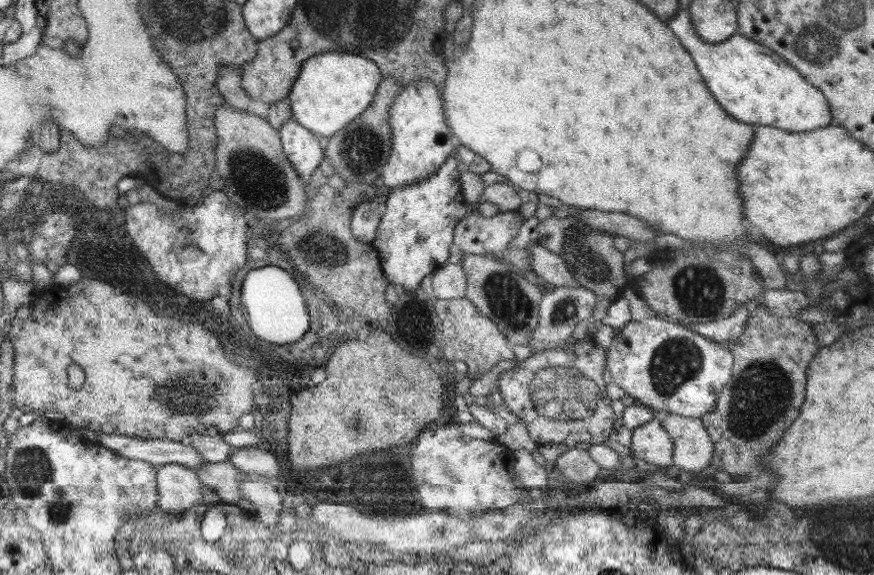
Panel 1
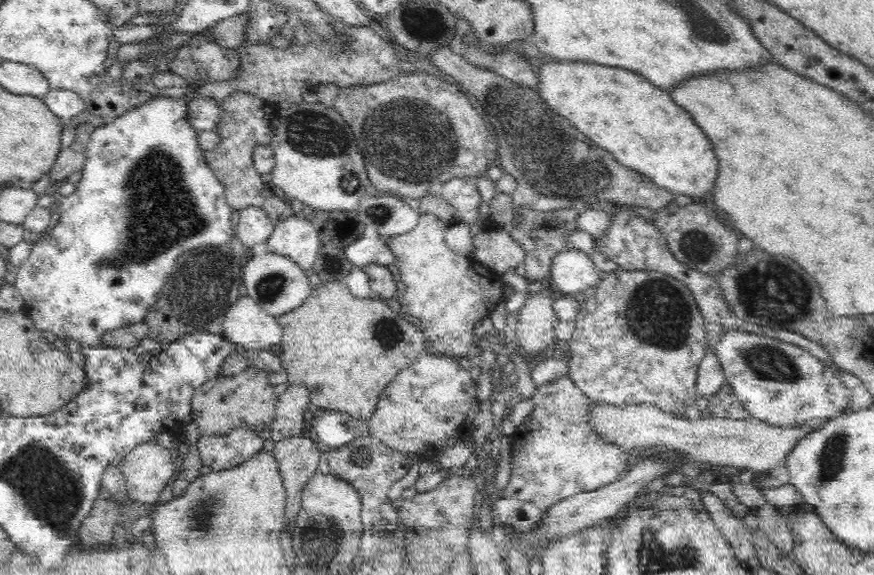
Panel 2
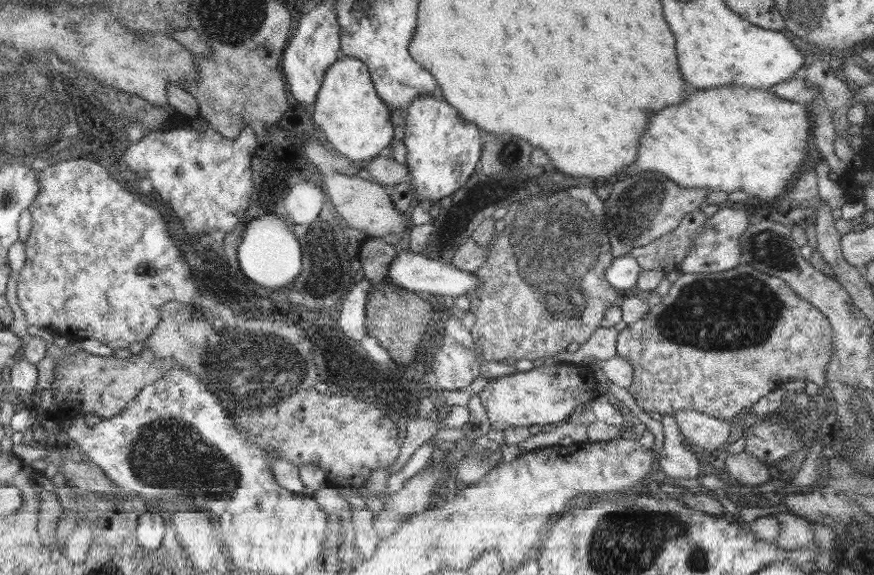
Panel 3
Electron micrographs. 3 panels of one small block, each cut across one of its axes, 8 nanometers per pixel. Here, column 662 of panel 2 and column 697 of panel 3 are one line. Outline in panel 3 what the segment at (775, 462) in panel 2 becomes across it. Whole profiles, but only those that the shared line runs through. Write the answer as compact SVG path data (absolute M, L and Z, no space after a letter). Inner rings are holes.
M680 410L674 414L679 431L686 441L709 452L723 446L730 436L731 423L697 410Z

